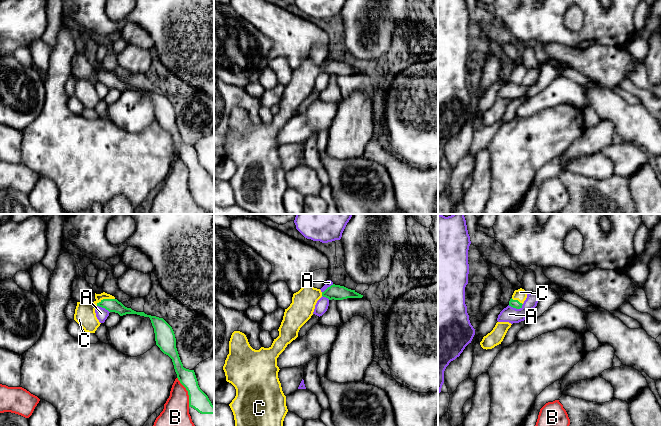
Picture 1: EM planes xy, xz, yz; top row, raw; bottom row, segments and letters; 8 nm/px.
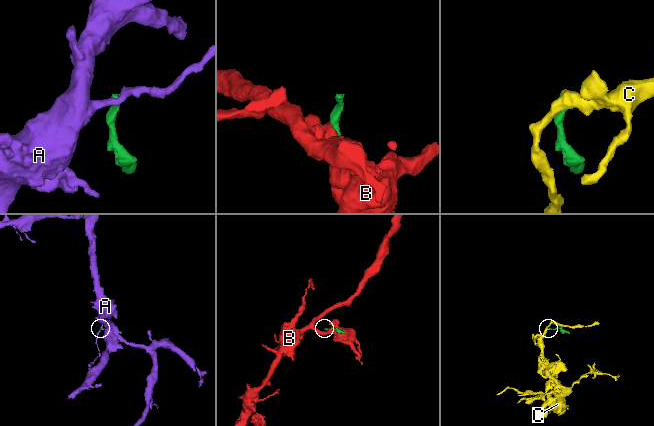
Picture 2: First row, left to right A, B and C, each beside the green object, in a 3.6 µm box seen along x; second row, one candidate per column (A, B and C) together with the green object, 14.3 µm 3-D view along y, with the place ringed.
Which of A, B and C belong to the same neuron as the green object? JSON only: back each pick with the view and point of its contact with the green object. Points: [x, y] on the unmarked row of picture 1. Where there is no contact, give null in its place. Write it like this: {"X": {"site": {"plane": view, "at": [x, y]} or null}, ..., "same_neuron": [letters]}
{"C": {"site": {"plane": "xy", "at": [105, 75]}}, "same_neuron": ["C"]}

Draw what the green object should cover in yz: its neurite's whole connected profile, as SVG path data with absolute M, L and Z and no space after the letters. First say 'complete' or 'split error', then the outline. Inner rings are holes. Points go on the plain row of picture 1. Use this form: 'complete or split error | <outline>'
split error | M520 64L518 66L515 66L512 71L512 74L509 77L509 82L516 85L520 85L522 84L522 81L526 76L526 74L527 74L527 69L525 68L524 65Z

